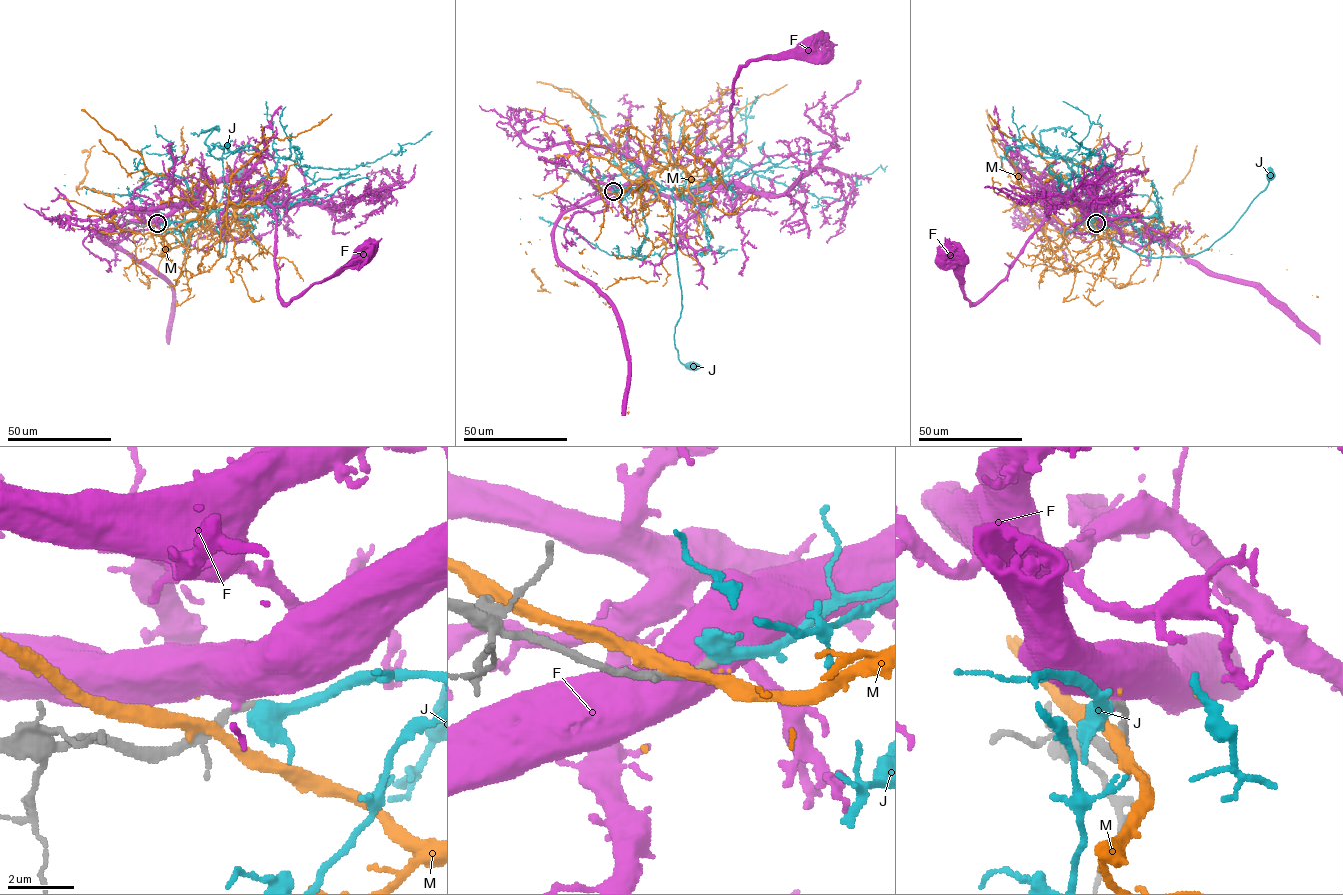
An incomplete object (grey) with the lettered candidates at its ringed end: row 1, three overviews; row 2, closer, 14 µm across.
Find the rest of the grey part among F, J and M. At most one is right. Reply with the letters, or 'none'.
J

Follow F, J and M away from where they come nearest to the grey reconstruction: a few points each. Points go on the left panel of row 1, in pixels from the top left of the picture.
F: (156, 223), (212, 183), (236, 178), (272, 207), (277, 295), (287, 303), (331, 278), (363, 246), (382, 238)
J: (157, 223), (218, 211), (216, 230), (220, 255), (224, 256), (219, 201), (237, 174)
M: (154, 225), (171, 232), (198, 219), (216, 233), (210, 221), (162, 256), (72, 227), (95, 146)

